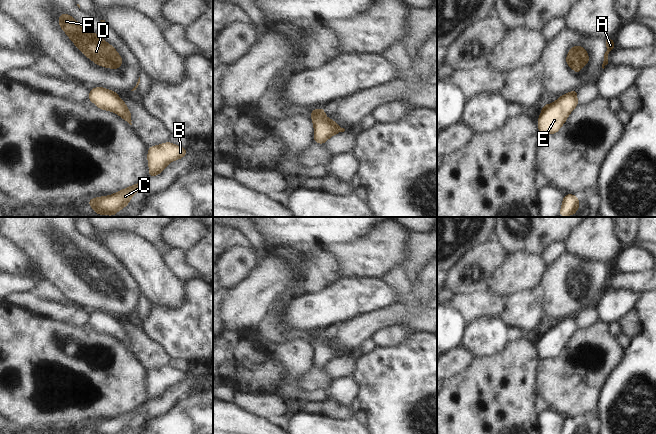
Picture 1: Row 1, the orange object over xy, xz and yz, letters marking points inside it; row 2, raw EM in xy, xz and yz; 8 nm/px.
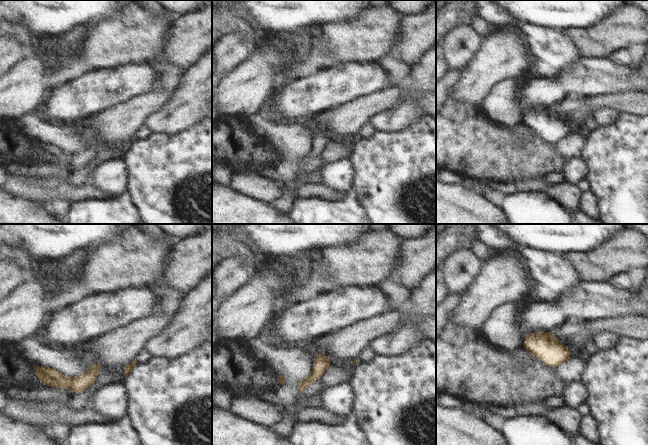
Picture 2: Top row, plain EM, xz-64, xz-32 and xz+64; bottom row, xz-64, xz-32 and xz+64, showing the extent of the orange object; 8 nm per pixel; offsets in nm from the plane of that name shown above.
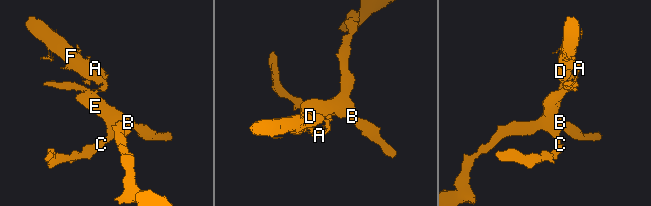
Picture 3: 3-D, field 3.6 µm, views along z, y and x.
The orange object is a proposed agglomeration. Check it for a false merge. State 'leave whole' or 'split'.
split

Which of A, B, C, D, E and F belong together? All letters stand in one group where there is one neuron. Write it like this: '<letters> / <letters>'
A D F / B C E

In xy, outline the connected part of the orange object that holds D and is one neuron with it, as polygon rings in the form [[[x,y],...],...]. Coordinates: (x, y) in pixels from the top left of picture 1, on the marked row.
[[[63,13],[60,15],[58,23],[76,48],[95,64],[115,70],[122,65],[123,60],[113,46],[88,27],[79,24],[72,16]]]

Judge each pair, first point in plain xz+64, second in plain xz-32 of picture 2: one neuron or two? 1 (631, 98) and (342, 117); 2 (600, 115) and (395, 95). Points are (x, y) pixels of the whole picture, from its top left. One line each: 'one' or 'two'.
1: one
2: two

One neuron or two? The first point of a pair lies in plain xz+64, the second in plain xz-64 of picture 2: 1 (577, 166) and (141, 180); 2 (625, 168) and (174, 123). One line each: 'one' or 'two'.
1: two
2: two

